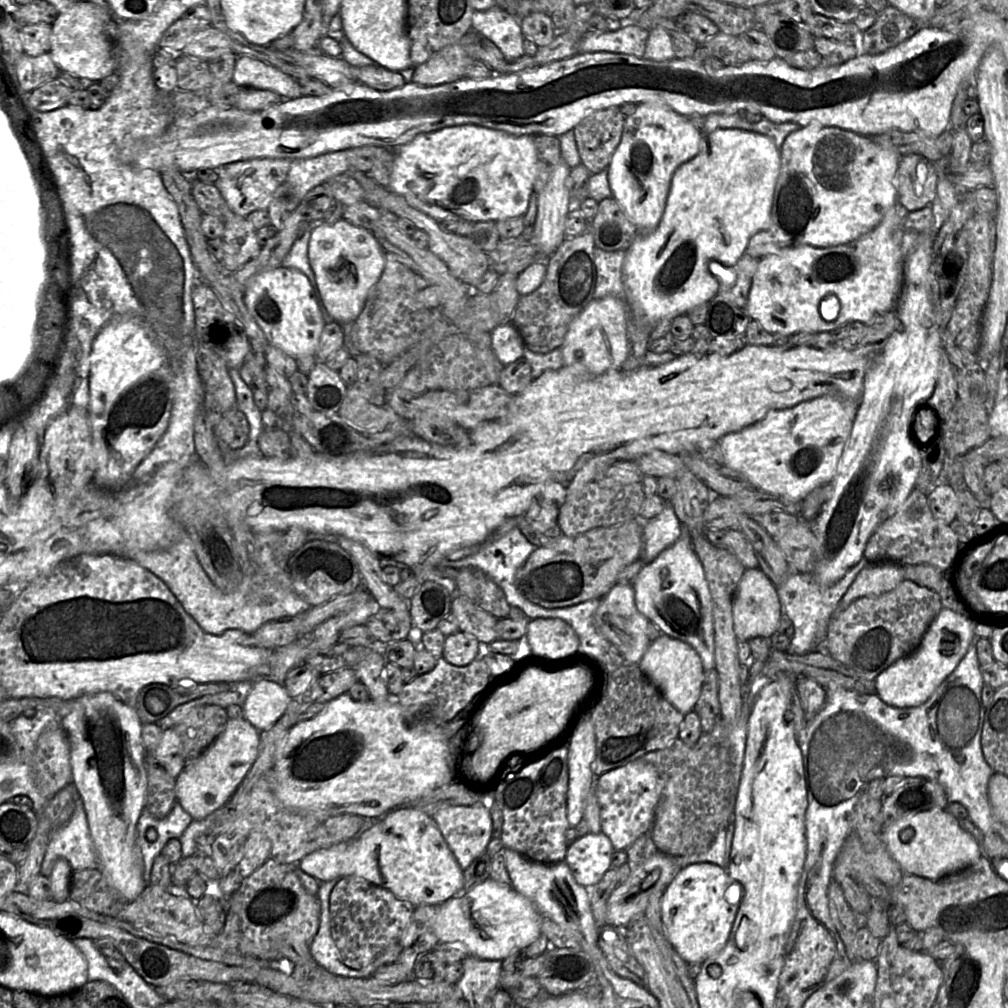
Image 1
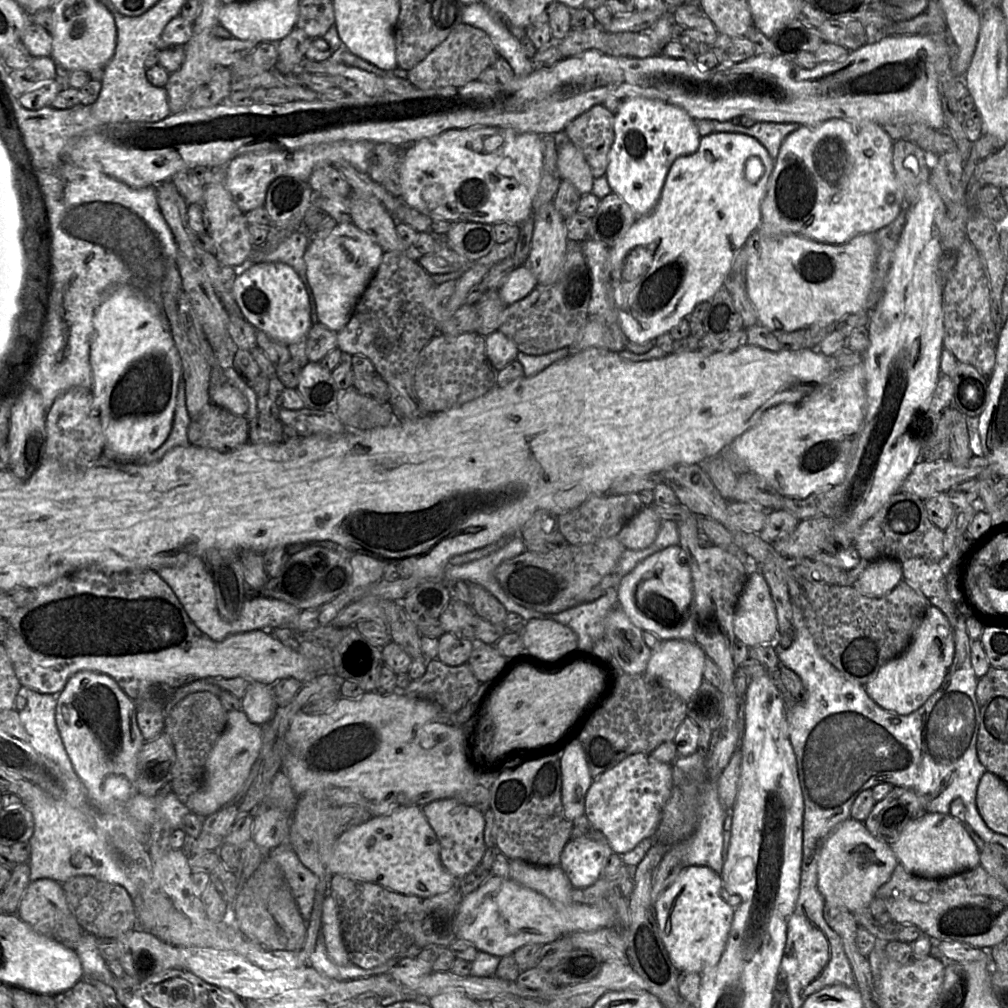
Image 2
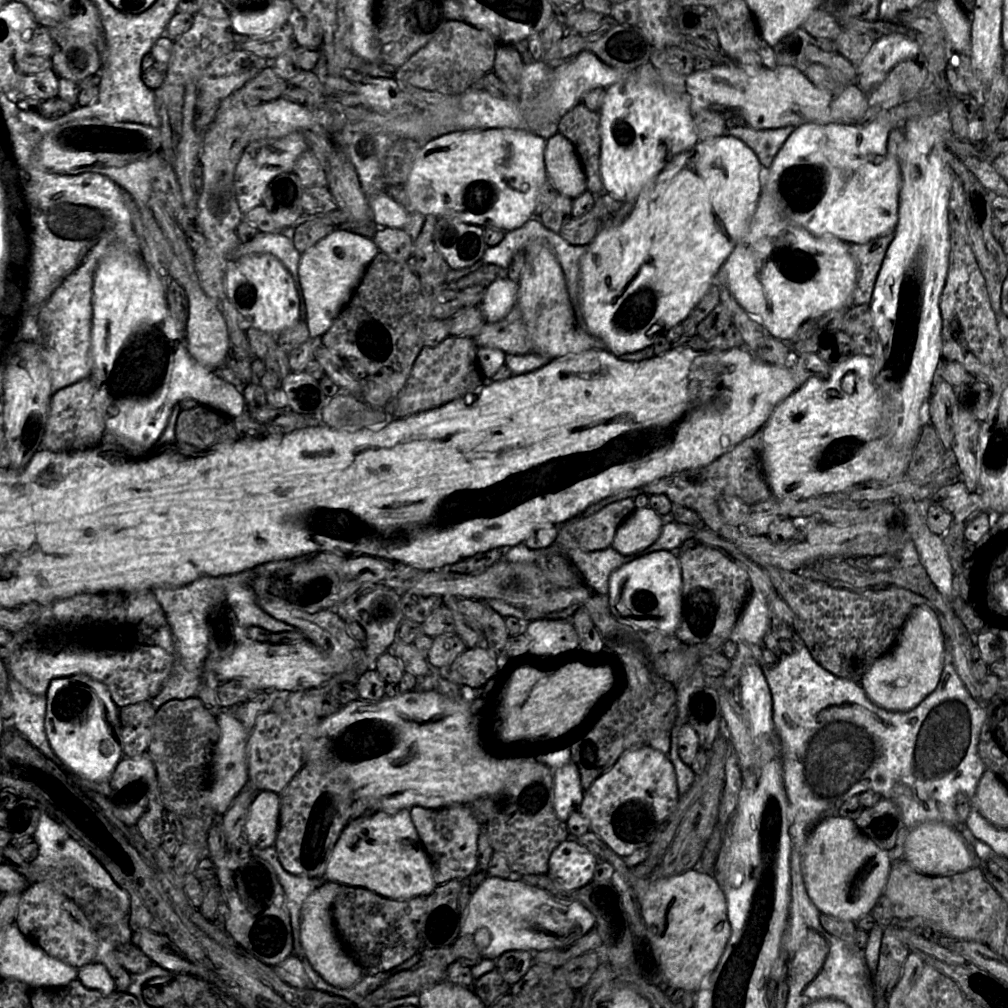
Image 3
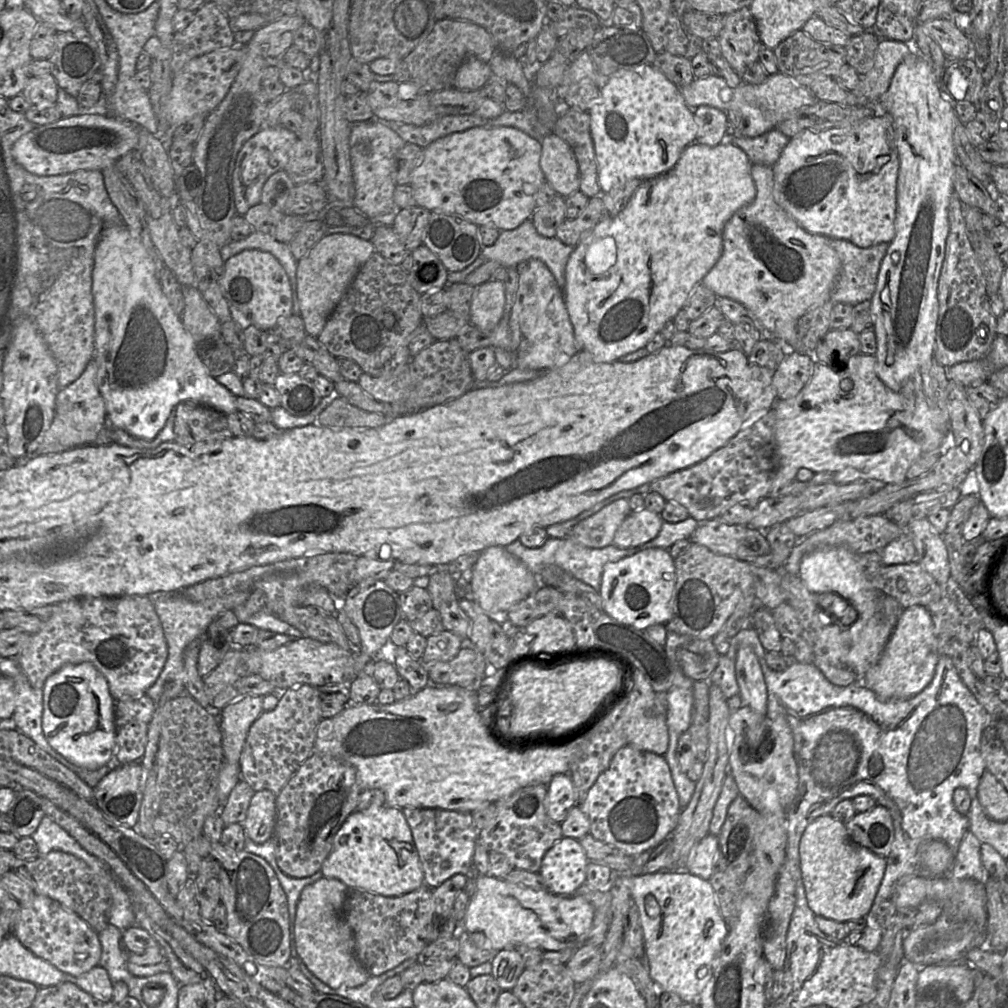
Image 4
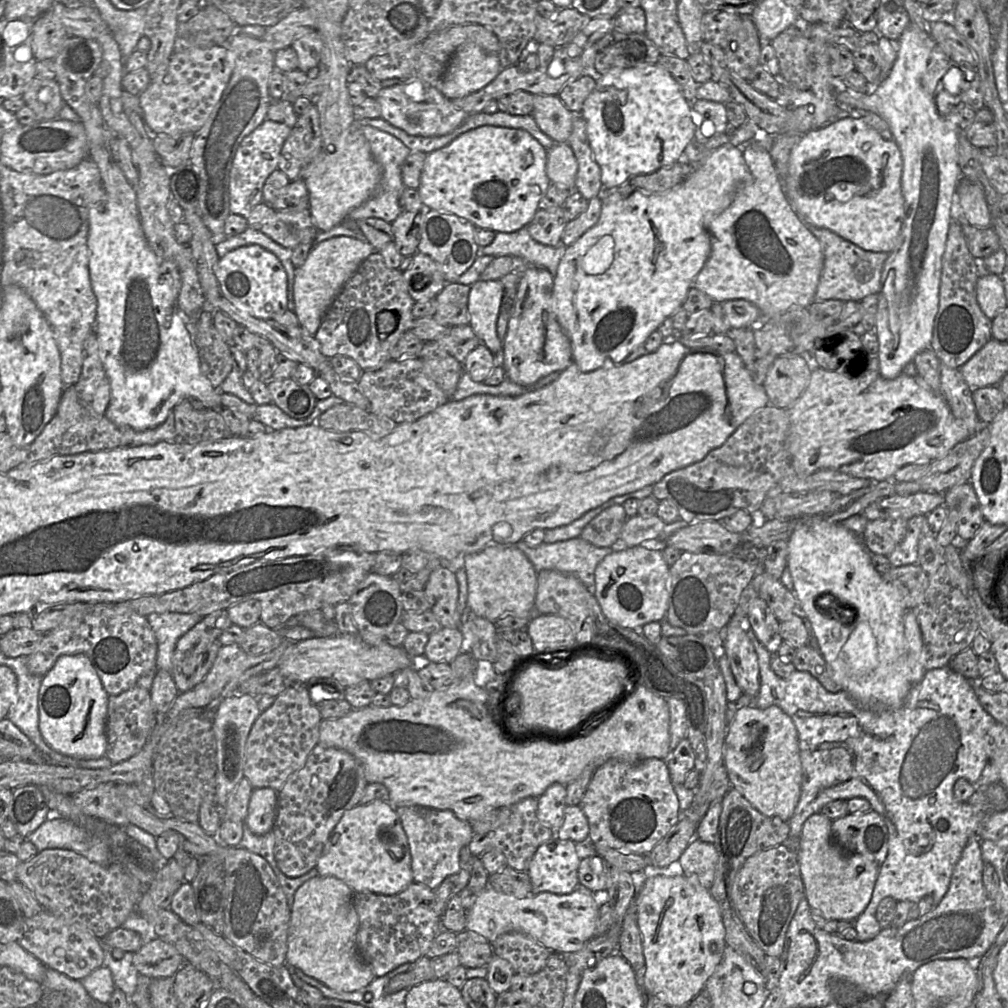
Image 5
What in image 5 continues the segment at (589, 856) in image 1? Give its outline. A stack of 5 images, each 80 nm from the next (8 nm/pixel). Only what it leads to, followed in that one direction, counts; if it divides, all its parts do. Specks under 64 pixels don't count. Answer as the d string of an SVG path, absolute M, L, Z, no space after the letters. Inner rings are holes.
M556 837L538 847L527 873L532 893L569 894L579 888L578 869L581 858L576 843Z

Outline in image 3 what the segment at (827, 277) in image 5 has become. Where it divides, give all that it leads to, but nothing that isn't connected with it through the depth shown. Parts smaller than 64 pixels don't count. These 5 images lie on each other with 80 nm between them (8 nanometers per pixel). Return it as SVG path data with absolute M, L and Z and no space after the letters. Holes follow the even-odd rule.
M895 230L880 235L865 244L850 243L849 252L857 266L857 283L851 297L851 306L869 305L878 273Z

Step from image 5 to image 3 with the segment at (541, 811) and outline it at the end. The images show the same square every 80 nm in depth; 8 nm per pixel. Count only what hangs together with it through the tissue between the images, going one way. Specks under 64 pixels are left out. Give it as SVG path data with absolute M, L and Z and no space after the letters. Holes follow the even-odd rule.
M573 762L554 770L553 787L556 816L566 822L574 811L579 810L584 794L578 768Z

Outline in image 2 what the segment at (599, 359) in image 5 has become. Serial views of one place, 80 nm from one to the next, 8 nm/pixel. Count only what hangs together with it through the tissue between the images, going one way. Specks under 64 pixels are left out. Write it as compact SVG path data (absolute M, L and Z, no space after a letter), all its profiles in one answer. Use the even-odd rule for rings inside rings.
M712 132L701 137L698 150L690 155L678 157L671 165L666 176L660 198L651 212L638 216L626 235L610 248L610 284L616 308L616 326L628 343L646 344L663 333L670 331L679 321L689 318L694 307L711 298L721 287L733 265L737 253L744 247L750 235L761 222L761 202L765 197L775 160L767 149L755 138L732 132Z

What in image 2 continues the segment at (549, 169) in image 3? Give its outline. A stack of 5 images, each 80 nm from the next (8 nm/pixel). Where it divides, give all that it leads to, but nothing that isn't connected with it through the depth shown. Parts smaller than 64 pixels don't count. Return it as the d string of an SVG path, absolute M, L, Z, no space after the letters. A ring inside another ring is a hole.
M570 141L557 151L561 179L570 181L581 194L592 192L593 175L581 151Z

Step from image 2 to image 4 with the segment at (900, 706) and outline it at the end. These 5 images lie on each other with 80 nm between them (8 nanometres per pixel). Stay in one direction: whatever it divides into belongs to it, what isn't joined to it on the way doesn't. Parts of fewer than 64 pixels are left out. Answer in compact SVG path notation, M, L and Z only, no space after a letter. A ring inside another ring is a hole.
M913 605L902 611L878 662L859 681L882 700L911 698L930 684L939 659L937 638L928 608Z

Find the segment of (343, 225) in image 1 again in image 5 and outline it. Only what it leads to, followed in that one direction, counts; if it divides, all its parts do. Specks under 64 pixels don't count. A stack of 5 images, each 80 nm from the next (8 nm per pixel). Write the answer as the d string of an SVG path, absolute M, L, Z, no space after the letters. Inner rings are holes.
M336 236L322 241L310 250L302 266L296 269L294 279L295 309L300 325L311 335L315 335L328 308L345 283L358 269L359 265L374 252L368 242Z

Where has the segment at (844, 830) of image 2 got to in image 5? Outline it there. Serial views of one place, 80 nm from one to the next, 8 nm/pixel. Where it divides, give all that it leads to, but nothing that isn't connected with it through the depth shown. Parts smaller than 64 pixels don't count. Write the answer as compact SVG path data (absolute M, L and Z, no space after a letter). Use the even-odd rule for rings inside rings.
M821 813L811 815L804 823L798 842L797 858L812 910L825 919L856 920L868 906L880 871L872 856L846 853L832 838L832 821Z

